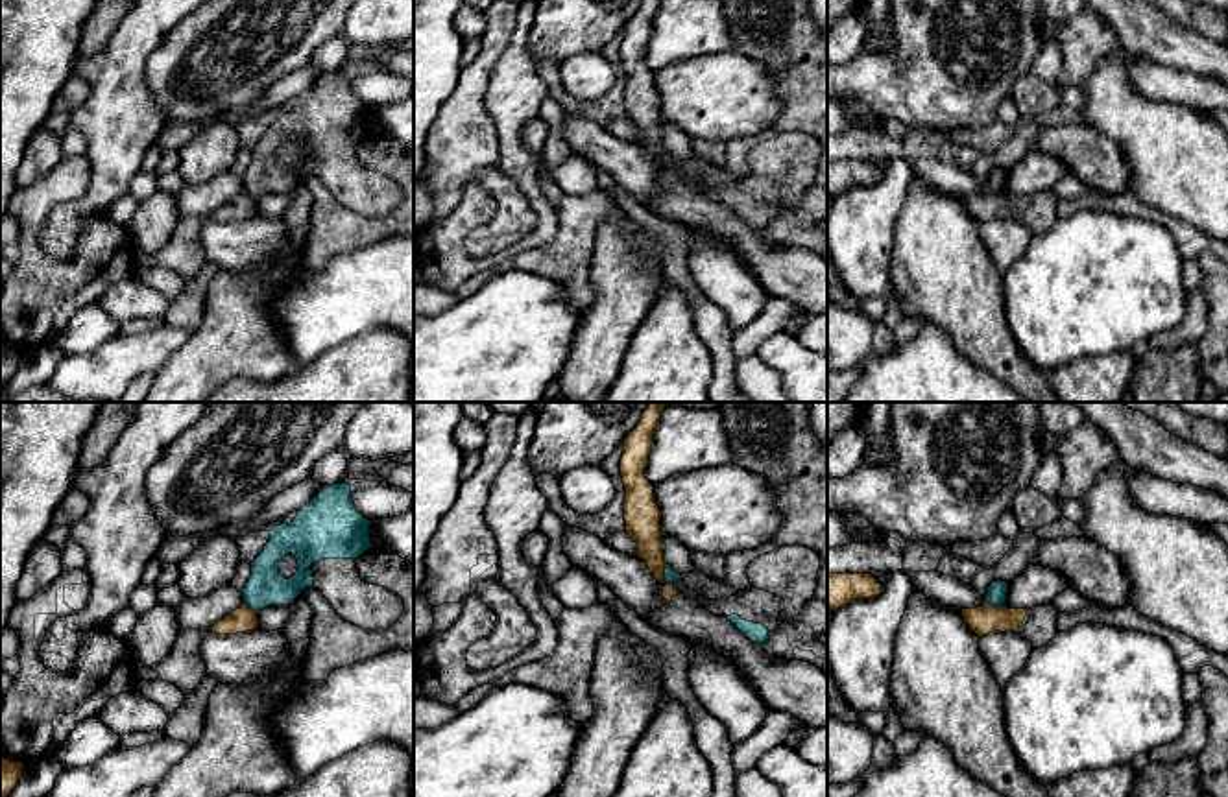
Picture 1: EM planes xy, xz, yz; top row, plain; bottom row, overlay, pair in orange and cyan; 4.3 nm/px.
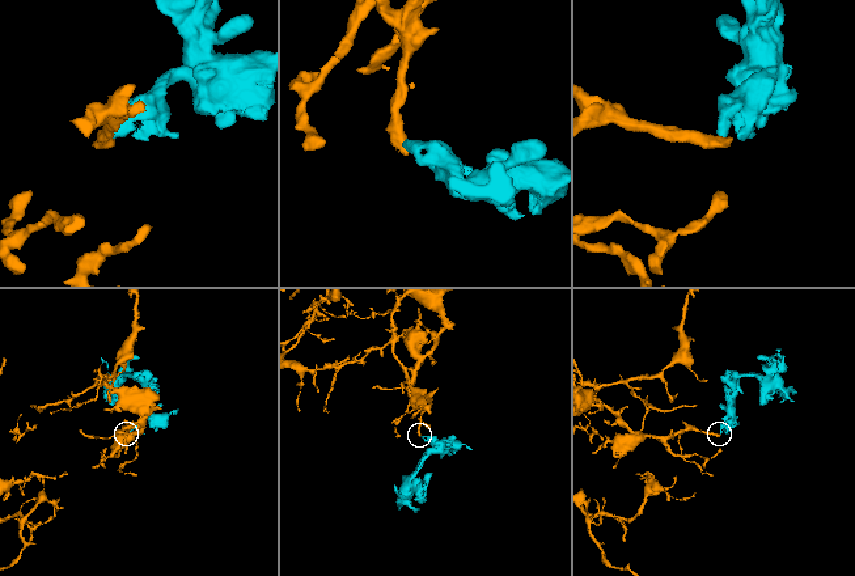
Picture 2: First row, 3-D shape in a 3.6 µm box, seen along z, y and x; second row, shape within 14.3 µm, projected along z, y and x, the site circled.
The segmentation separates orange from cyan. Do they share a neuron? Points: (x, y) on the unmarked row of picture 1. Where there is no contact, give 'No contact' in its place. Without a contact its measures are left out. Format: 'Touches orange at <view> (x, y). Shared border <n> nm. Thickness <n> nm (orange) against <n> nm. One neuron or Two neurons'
Touches orange at xz (663, 163). Shared border 100 nm. Thickness 140 nm (orange) against 60 nm. Two neurons

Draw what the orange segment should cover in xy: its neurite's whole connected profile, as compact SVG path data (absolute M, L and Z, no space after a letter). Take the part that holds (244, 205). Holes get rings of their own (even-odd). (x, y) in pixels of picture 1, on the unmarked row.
M244 190L205 218L181 216L172 236L159 249L138 255L137 269L163 266L179 275L183 280L190 280L207 264L207 255L201 244L203 225L209 220L238 221L257 214L257 199Z

